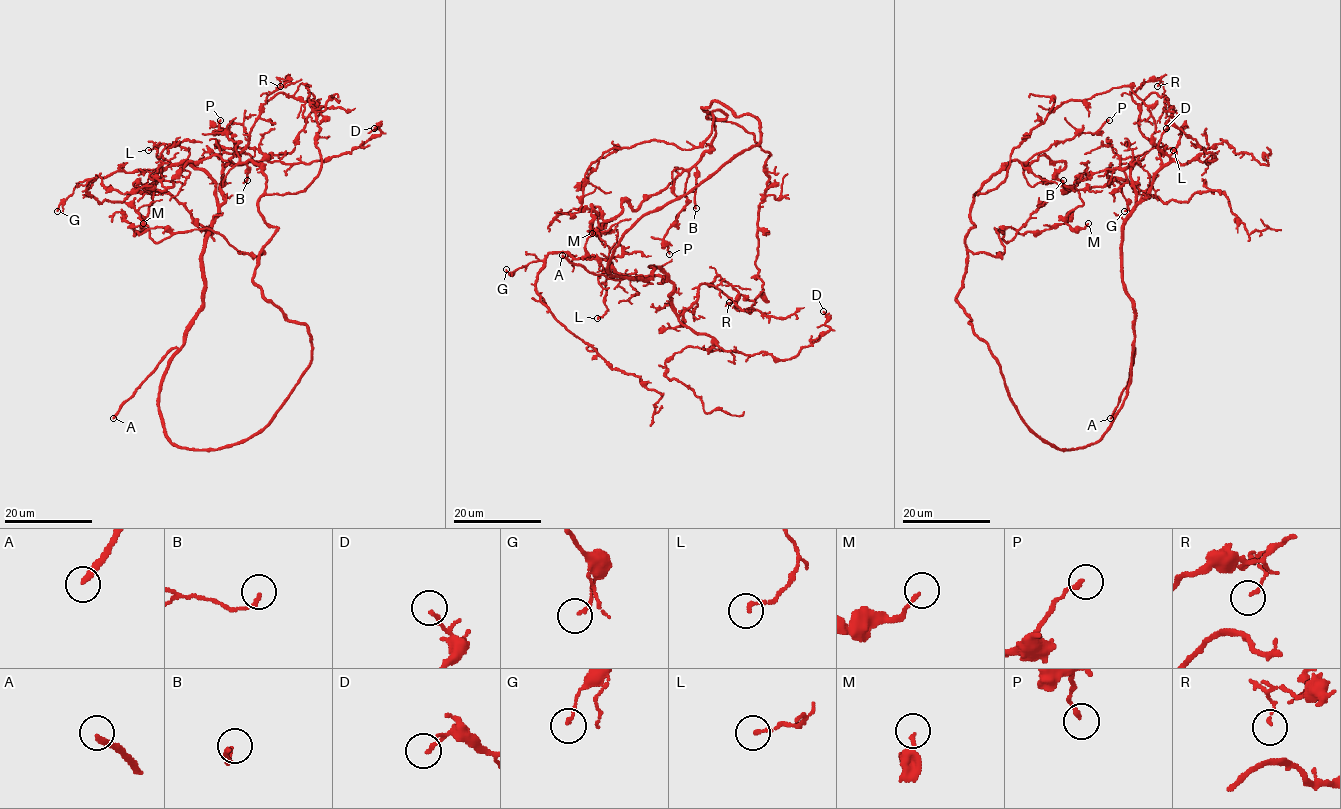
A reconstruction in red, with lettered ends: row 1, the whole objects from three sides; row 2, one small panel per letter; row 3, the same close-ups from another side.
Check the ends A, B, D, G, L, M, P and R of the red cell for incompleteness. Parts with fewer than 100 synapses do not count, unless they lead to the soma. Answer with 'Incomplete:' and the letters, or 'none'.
Incomplete: A

